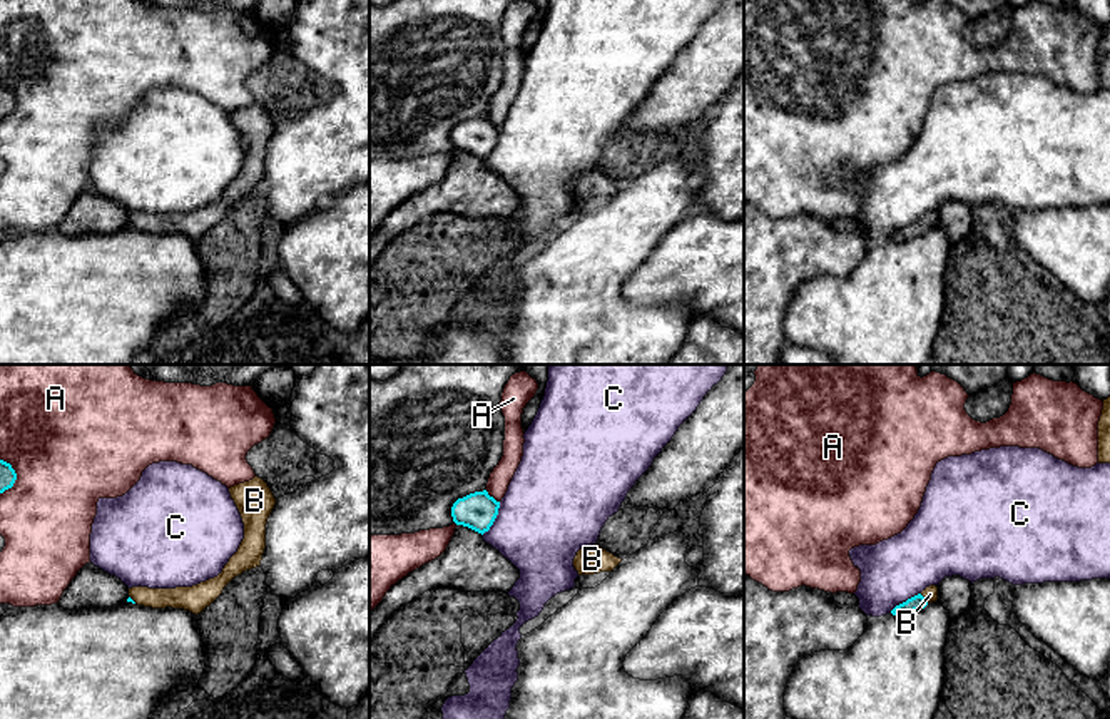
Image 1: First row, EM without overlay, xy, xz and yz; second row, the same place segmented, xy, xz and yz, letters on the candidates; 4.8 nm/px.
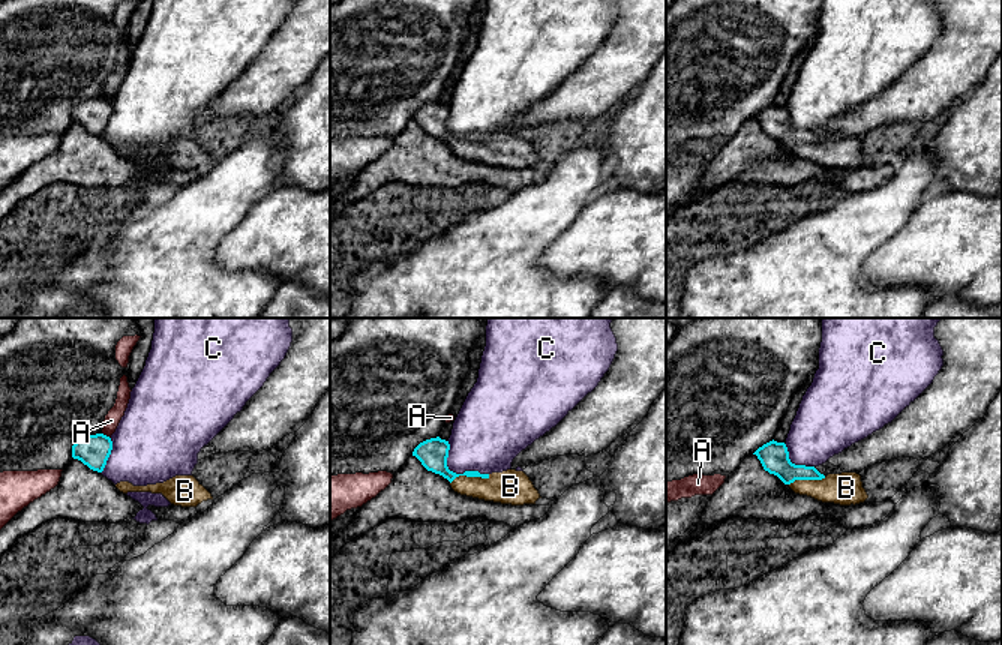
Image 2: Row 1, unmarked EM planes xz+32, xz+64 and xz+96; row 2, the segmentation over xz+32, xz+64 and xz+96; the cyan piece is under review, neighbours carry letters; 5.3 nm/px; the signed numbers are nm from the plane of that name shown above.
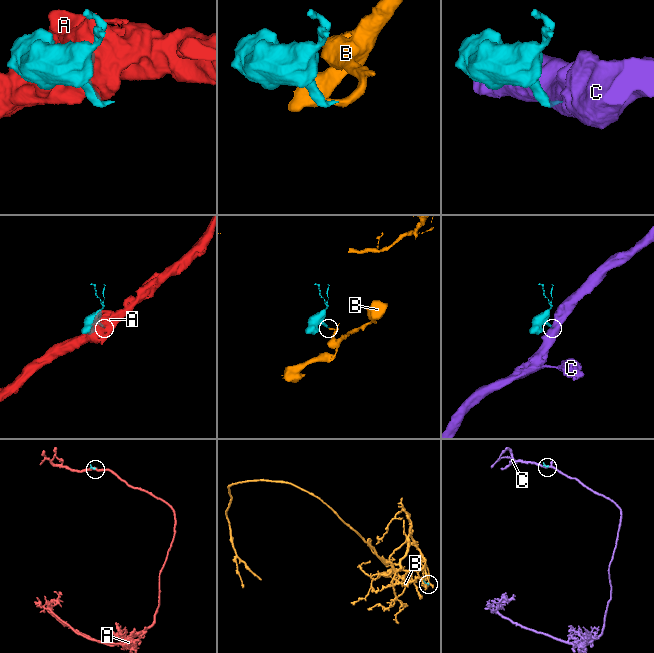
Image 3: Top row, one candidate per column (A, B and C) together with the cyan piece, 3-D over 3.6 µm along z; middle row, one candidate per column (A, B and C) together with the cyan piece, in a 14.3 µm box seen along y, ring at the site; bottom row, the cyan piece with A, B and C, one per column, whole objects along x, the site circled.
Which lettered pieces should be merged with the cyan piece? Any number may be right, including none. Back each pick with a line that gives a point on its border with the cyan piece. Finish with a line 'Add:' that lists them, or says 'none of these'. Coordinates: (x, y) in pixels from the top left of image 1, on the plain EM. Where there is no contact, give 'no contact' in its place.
B: contact yz (925, 224)
Add: B

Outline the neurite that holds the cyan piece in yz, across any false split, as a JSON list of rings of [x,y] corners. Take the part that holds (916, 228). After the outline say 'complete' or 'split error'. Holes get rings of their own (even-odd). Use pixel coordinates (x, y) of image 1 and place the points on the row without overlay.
[[[929,211],[921,219],[908,224],[906,227],[896,231],[891,239],[893,241],[908,241],[914,236],[924,234],[928,229],[938,226],[938,212]]] | split error

